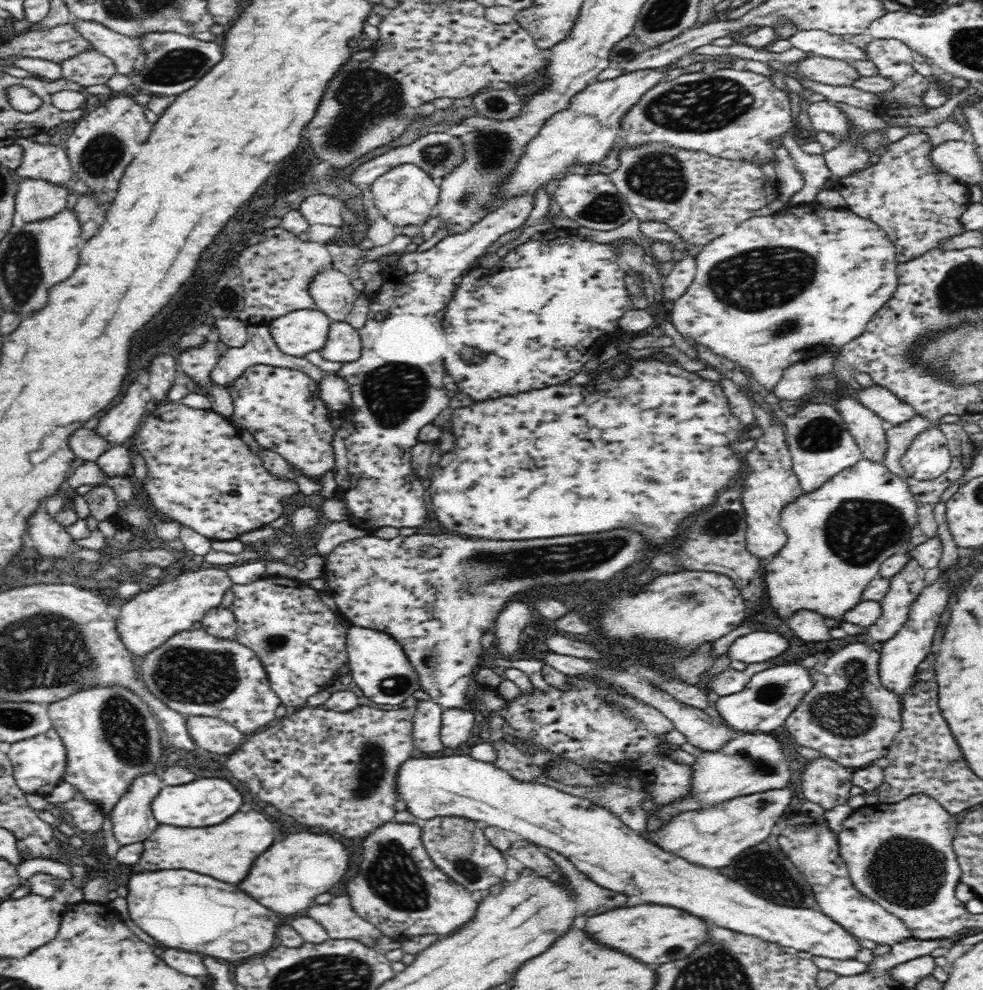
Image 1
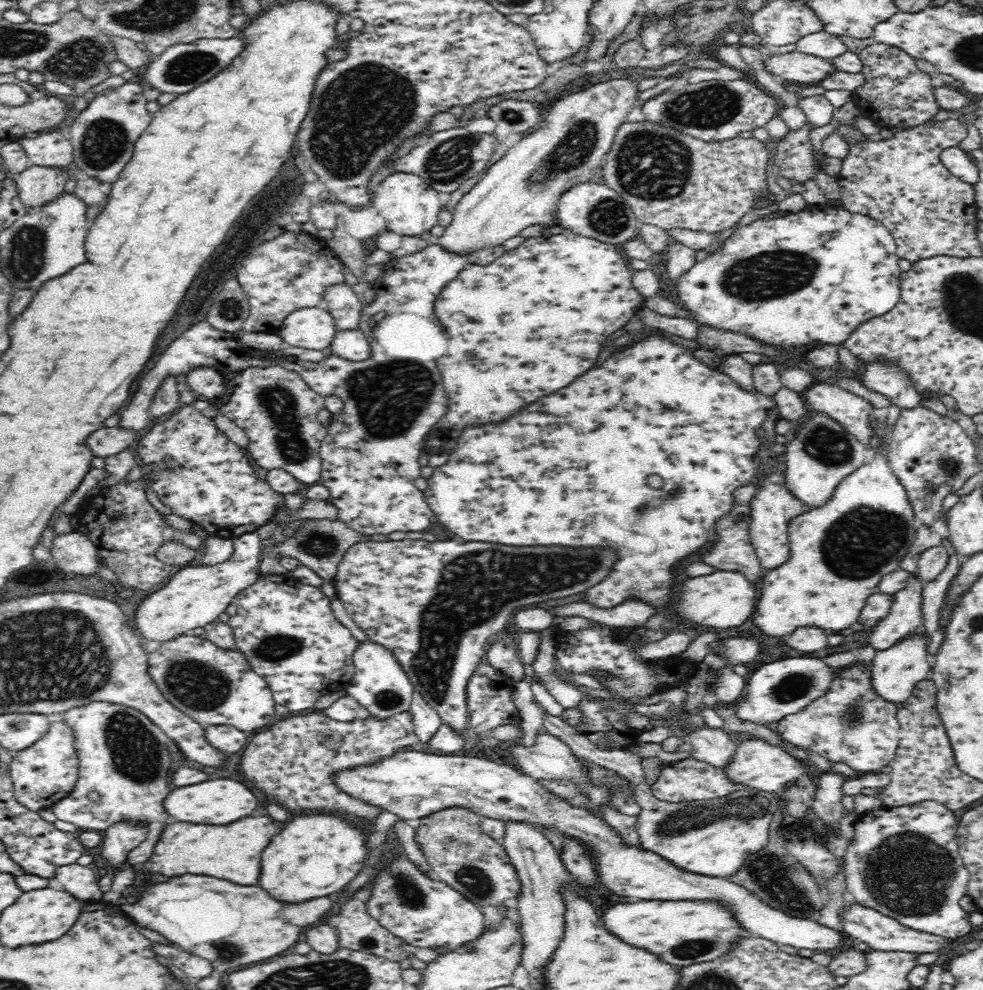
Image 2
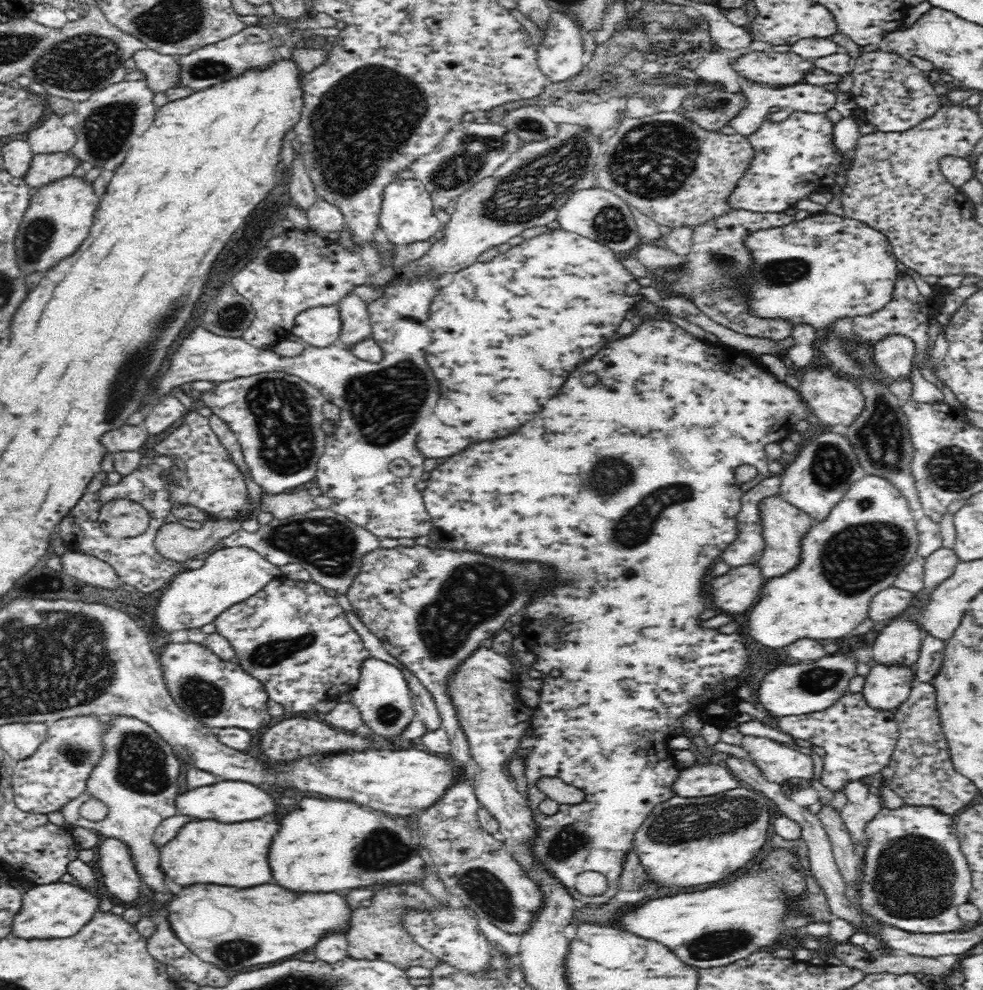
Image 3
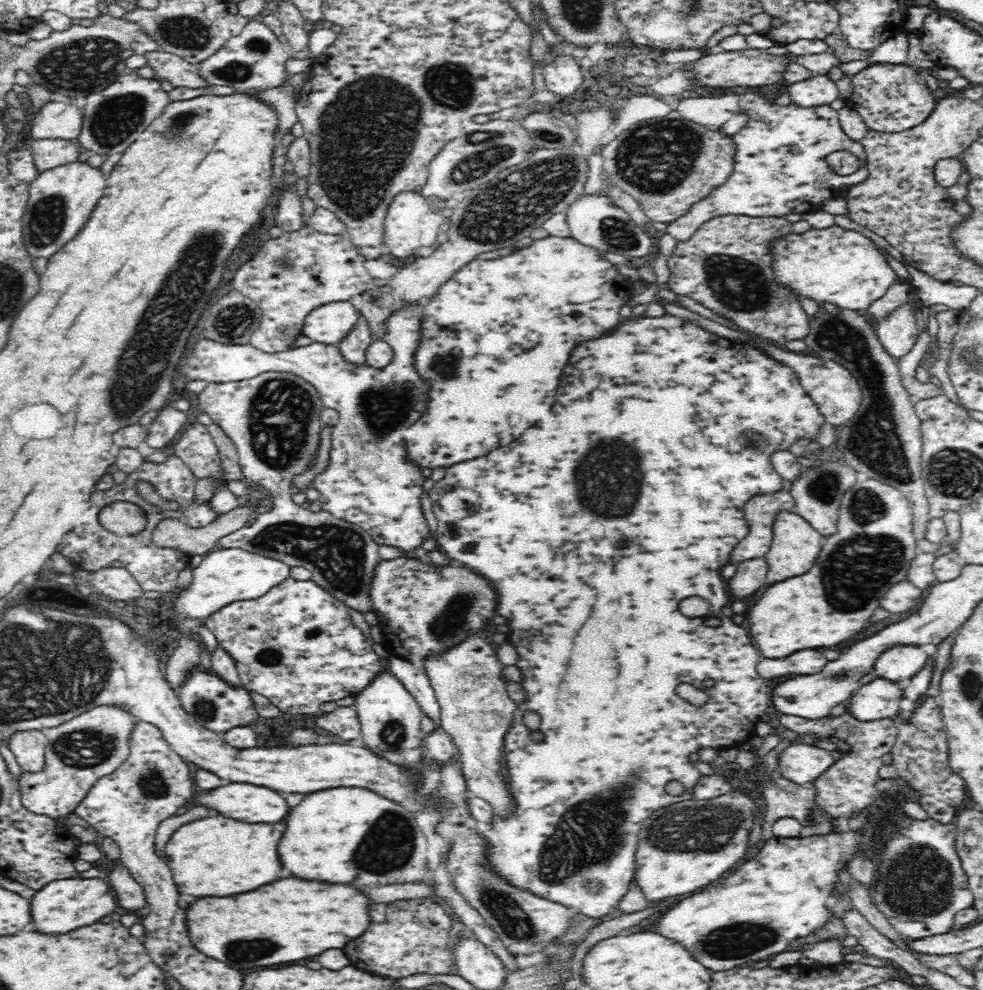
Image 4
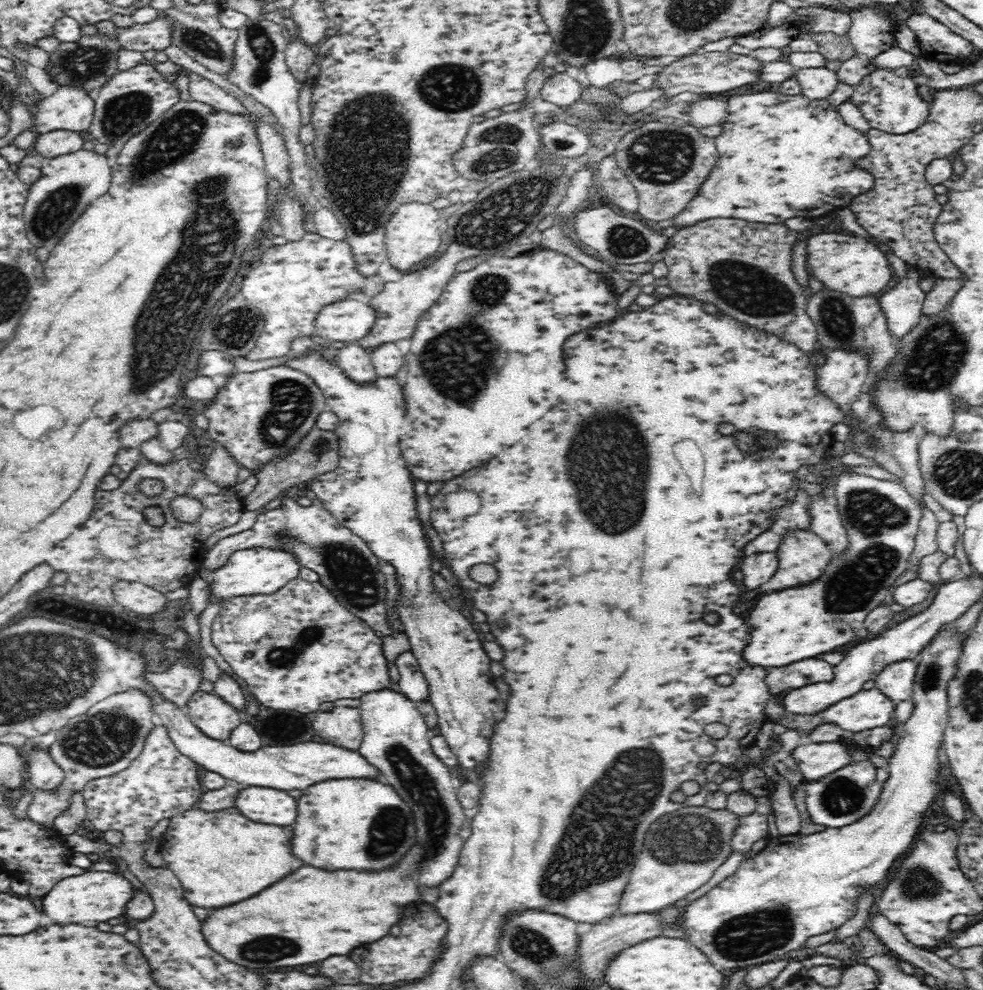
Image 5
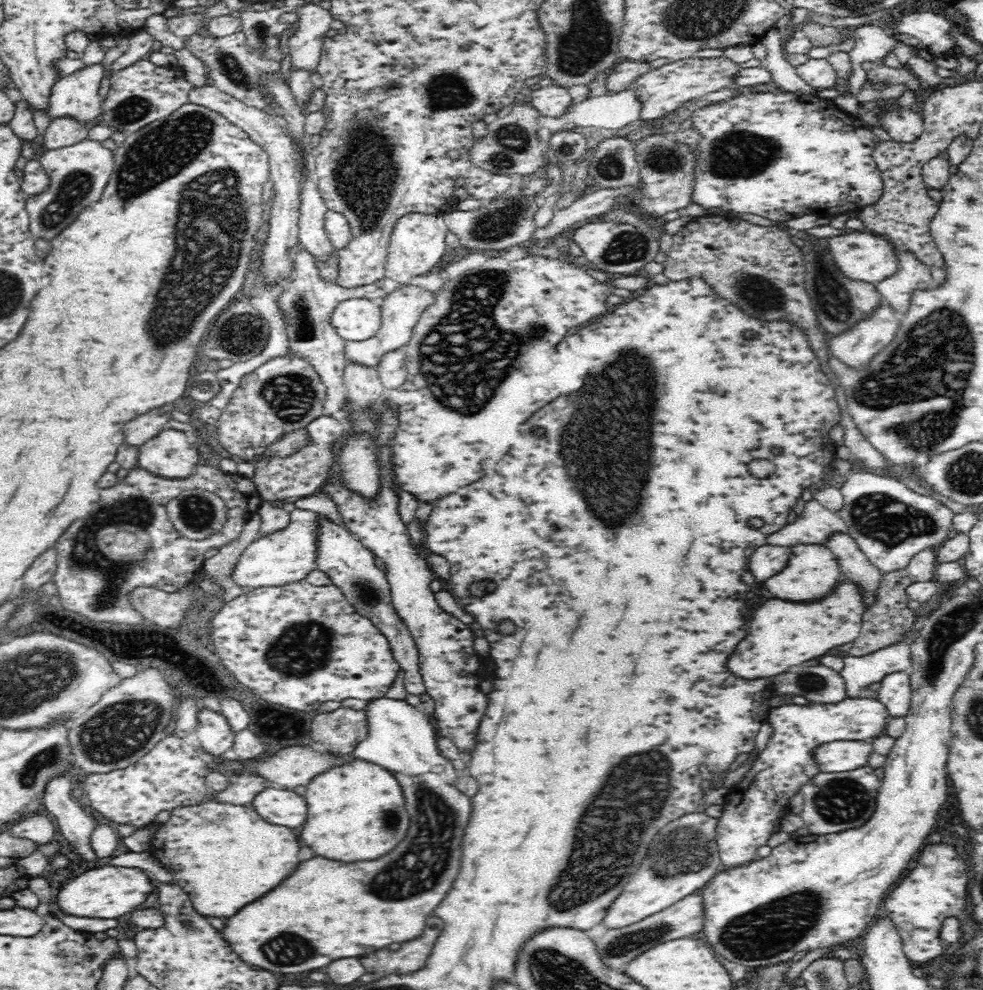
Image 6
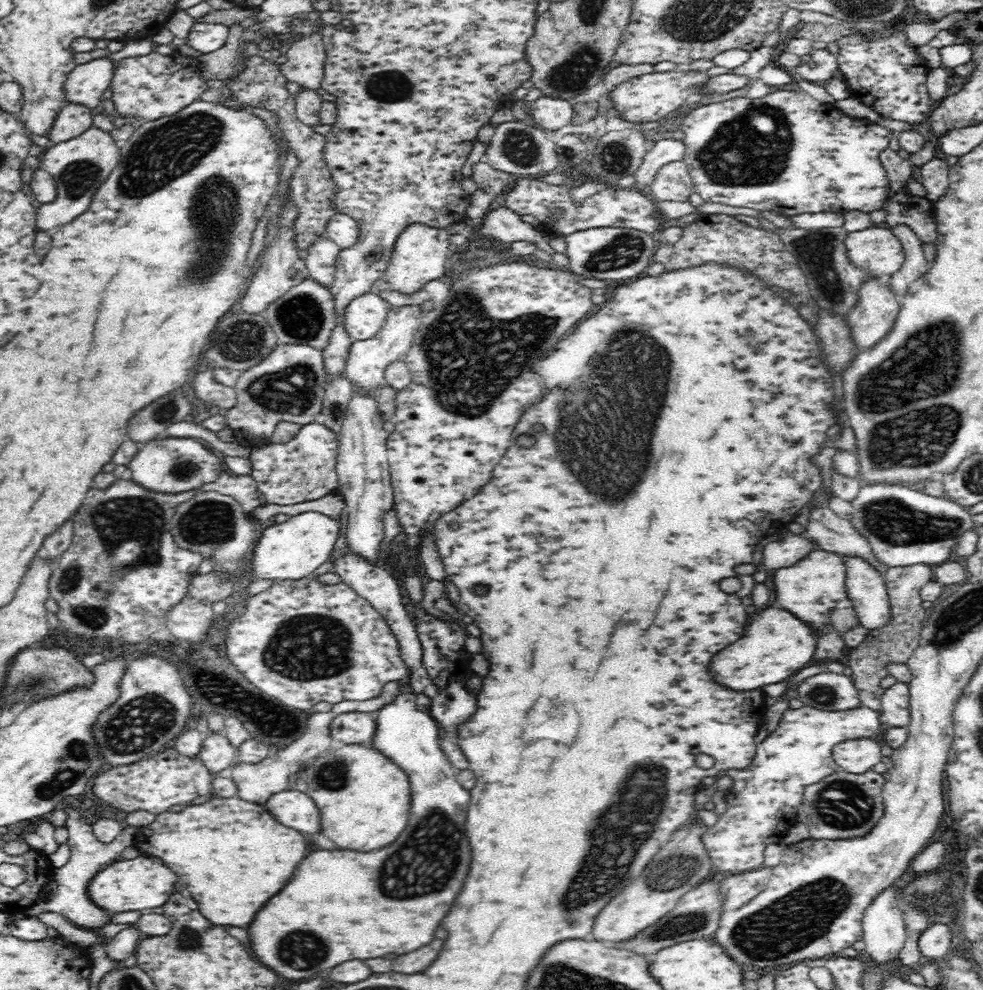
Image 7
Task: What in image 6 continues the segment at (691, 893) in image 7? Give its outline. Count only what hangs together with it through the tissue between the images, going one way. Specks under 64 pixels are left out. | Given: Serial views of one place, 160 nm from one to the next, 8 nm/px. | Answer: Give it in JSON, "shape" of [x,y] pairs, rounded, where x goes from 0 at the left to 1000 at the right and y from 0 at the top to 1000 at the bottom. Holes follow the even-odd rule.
{"shape":[[[712,902],[701,903],[694,909],[688,910],[680,917],[653,927],[651,931],[640,933],[633,937],[619,937],[614,943],[601,946],[606,963],[610,965],[613,974],[622,980],[633,983],[641,970],[645,970],[649,964],[661,960],[663,956],[688,947],[698,947],[712,944],[716,937],[716,920],[714,920],[714,904]]]}

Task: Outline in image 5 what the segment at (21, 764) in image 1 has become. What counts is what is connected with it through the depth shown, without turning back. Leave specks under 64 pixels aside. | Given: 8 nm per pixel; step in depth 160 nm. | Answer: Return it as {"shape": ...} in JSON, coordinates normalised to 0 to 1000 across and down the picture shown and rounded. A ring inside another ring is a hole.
{"shape":[[[138,696],[111,703],[91,715],[90,719],[76,723],[67,733],[56,738],[57,746],[48,756],[53,768],[64,778],[65,788],[53,798],[32,795],[33,808],[26,819],[27,826],[54,836],[55,826],[69,818],[74,802],[83,800],[93,788],[113,784],[130,776],[142,762],[151,739],[160,731],[153,704]]]}

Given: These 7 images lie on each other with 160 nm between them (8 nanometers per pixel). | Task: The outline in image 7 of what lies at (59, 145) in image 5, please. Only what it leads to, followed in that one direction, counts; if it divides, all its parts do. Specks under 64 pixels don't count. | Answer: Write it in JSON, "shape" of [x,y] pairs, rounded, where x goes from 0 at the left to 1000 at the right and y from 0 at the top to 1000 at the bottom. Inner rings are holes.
{"shape":[[[68,104],[55,120],[48,138],[56,145],[61,145],[87,133],[94,128],[94,122],[94,111],[92,113],[85,107]]]}

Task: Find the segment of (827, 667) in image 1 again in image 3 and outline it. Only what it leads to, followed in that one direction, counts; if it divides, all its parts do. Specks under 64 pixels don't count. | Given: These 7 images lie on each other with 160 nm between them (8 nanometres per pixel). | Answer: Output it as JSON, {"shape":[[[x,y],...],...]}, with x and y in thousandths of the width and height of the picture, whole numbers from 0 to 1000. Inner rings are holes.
{"shape":[[[864,697],[838,717],[793,724],[790,735],[810,747],[821,747],[840,759],[835,766],[831,787],[834,794],[841,794],[845,799],[855,798],[861,790],[873,789],[879,784],[894,784],[895,778],[904,774],[915,744],[910,718],[887,715],[877,699]]]}

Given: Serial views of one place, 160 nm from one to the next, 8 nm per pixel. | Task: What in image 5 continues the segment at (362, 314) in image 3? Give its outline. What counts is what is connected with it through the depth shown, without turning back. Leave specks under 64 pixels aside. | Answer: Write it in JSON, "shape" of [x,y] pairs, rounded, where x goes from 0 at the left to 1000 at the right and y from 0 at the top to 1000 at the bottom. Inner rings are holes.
{"shape":[[[359,344],[342,355],[341,367],[360,386],[380,386],[385,381],[377,365],[377,354]]]}

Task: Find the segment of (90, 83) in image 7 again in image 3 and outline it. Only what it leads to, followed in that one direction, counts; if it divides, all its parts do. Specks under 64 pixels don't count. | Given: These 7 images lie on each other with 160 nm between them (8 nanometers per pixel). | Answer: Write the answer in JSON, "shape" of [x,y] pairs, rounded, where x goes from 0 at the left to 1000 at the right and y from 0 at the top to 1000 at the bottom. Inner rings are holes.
{"shape":[[[53,116],[43,127],[33,130],[27,145],[37,156],[71,156],[77,143],[75,129],[66,127],[63,118]]]}

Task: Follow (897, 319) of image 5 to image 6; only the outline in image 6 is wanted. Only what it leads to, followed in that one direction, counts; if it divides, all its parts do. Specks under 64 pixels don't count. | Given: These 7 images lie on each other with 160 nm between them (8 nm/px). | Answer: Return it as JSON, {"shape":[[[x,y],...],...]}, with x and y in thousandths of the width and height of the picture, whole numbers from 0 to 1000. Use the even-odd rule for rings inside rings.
{"shape":[[[922,254],[913,257],[914,274],[898,285],[889,287],[898,301],[898,307],[907,310],[914,319],[919,320],[926,311],[928,298],[932,294],[948,292],[949,282],[946,270],[937,266]]]}

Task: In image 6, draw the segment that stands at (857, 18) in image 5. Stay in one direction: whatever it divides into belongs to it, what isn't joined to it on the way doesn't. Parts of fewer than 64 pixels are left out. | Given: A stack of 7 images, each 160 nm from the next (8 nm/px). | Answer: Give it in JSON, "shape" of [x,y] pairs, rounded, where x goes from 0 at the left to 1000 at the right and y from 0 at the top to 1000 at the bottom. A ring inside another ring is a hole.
{"shape":[[[888,23],[867,28],[870,46],[864,53],[868,75],[864,78],[864,92],[873,93],[877,86],[883,82],[883,74],[877,68],[879,63],[895,64],[918,45],[911,40],[905,29],[896,28]]]}

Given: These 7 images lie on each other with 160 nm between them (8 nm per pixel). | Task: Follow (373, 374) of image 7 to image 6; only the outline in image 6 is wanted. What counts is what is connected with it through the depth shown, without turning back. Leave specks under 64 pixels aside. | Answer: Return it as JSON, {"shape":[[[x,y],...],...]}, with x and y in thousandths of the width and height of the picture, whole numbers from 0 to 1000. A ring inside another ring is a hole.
{"shape":[[[419,287],[408,288],[386,304],[388,313],[388,329],[385,335],[374,343],[353,343],[350,346],[350,361],[358,366],[384,372],[387,362],[394,356],[405,354],[417,345],[421,330],[428,317],[444,303],[443,295]]]}

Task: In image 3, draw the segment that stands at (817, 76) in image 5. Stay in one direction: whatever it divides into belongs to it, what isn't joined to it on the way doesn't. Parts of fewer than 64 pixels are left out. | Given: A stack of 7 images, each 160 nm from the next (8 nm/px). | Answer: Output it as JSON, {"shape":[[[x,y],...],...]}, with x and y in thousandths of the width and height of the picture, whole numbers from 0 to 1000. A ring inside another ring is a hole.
{"shape":[[[751,76],[751,85],[753,92],[758,95],[761,100],[760,108],[753,112],[743,123],[742,132],[750,133],[756,137],[765,137],[776,124],[776,120],[779,119],[784,108],[804,108],[810,113],[821,114],[838,114],[842,113],[850,105],[850,96],[848,93],[843,93],[837,88],[831,88],[827,85],[820,83],[814,83],[807,86],[801,86],[800,88],[789,87],[785,88],[781,85],[775,85],[774,83],[767,83],[759,78]]]}

